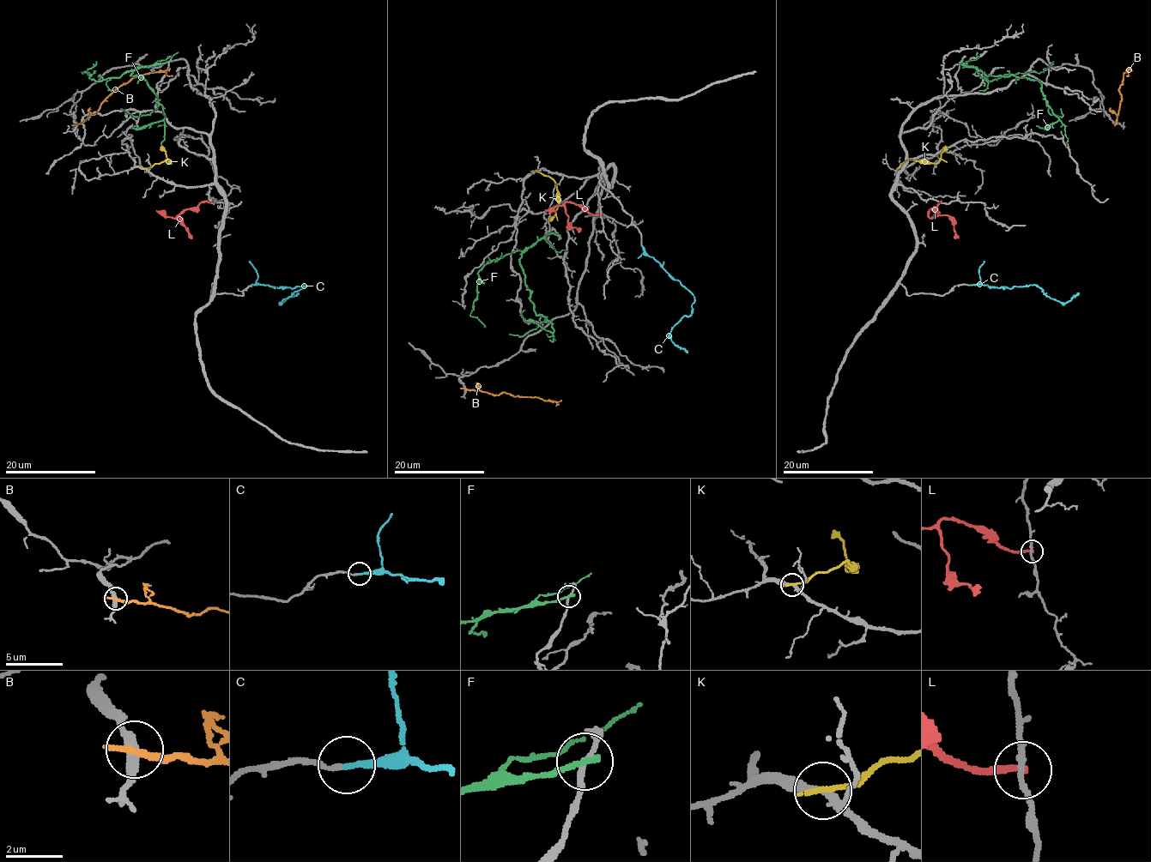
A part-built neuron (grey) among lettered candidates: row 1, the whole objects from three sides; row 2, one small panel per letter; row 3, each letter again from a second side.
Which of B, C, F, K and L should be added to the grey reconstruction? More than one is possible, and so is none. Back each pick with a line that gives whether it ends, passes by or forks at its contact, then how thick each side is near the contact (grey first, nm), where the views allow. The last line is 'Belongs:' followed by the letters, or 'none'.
C: it ends | 180/240 nm
Belongs: C

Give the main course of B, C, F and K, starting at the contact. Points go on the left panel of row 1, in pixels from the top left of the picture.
B: (76, 123), (81, 123), (92, 116), (117, 88), (135, 77), (158, 71), (172, 76)
C: (252, 285), (291, 288), (305, 286), (281, 303), (299, 292)
F: (169, 61), (137, 67), (130, 75), (137, 75), (148, 84), (164, 117), (146, 127), (136, 126)
K: (145, 169), (167, 159), (167, 163), (166, 150), (160, 146)

